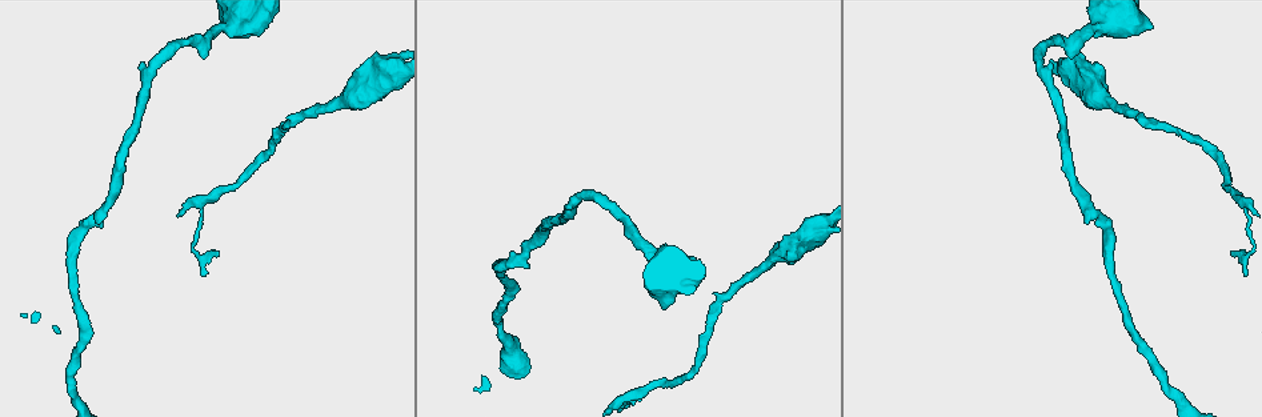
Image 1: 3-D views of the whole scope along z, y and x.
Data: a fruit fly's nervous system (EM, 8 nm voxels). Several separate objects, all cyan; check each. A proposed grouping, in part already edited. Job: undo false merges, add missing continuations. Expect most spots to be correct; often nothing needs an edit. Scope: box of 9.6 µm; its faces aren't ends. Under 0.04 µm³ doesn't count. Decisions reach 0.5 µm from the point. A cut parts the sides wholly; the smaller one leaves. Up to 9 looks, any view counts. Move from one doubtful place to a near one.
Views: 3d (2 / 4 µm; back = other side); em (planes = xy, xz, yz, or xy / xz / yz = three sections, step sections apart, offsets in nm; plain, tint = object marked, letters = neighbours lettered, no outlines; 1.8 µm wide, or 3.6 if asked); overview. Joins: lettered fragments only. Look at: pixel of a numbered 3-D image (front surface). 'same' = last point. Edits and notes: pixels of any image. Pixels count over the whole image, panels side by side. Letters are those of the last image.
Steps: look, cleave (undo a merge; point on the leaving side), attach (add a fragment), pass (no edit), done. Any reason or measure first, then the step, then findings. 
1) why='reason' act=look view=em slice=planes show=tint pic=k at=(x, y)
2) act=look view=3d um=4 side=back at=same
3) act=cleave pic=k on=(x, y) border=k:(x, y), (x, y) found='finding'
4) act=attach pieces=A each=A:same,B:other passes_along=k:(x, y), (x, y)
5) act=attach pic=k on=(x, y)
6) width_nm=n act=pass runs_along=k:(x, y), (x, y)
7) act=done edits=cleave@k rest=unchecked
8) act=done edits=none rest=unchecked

why='sudden change in width' act=look view=em um=3.6 slice=xy step=16 show=tint pic=1 at=(232, 26)

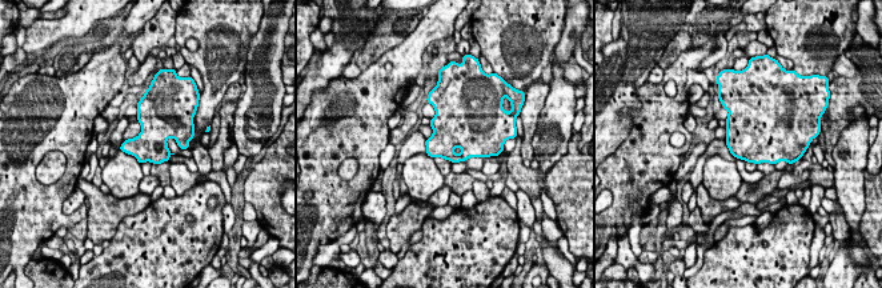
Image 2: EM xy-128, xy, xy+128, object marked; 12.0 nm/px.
why='cut it another way' act=look view=em um=3.6 slice=planes show=letters at=same

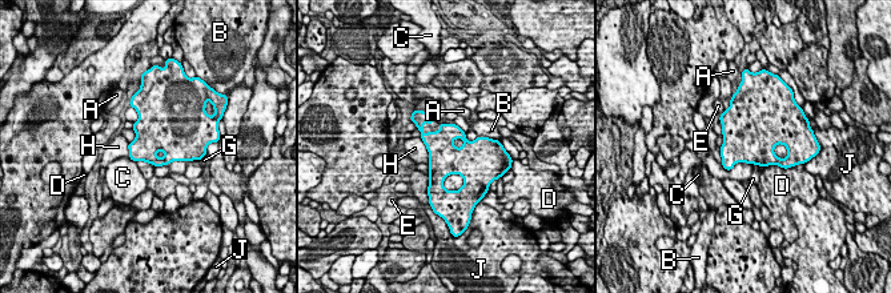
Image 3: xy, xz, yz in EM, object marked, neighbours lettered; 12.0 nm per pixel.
act=pass each=A:other,B:other,C:other,D:other,E:other,G:other,H:other,J:other border=3:(420, 136), (428, 152), (429, 163) found='continuous, no second neuron'

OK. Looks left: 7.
why='thick turns thin' act=look view=3d um=2 pic=1 at=(350, 100)

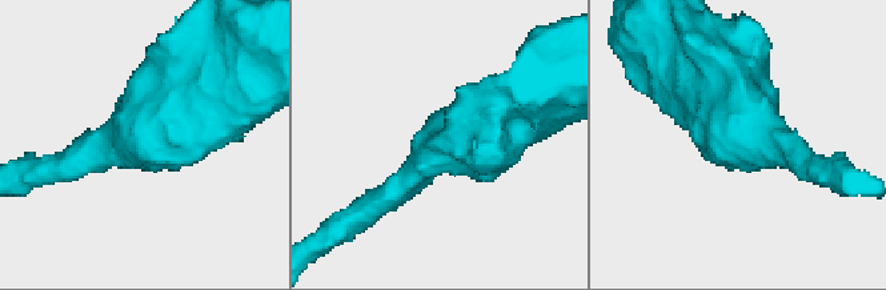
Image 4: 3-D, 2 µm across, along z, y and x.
arm_widths_nm=200,480 why='now the EM' act=look view=em slice=planes show=tint pic=4 at=(753, 139)

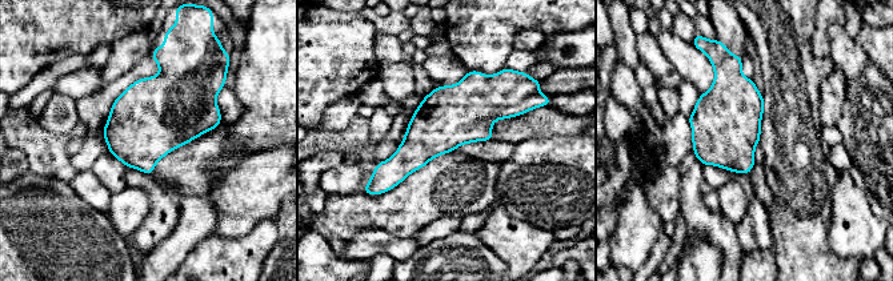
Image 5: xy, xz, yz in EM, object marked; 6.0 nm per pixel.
act=look view=em slice=planes show=letters at=same

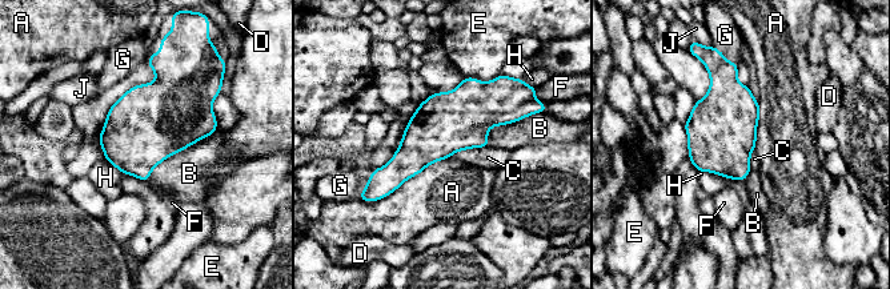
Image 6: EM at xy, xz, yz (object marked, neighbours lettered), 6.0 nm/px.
act=pass each=A:other,B:other,C:other,D:other,E:other,F:other,G:other,H:other,J:other border=6:(488, 145), (460, 149), (449, 157) found='continuous, no second neuron'

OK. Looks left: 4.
act=look view=3d um=4 pic=1 at=(204, 272)

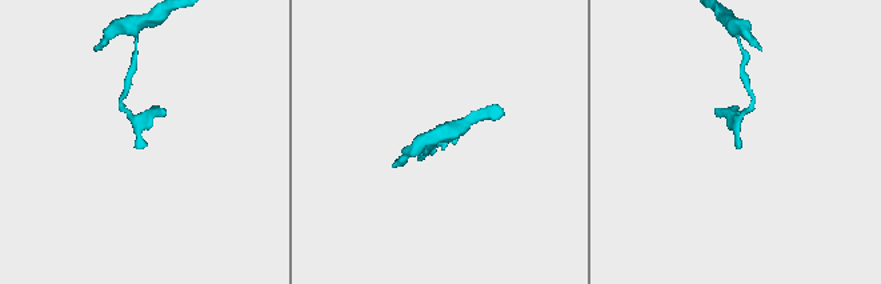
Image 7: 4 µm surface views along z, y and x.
act=look view=em slice=planes show=letters pic=7 at=(438, 144)

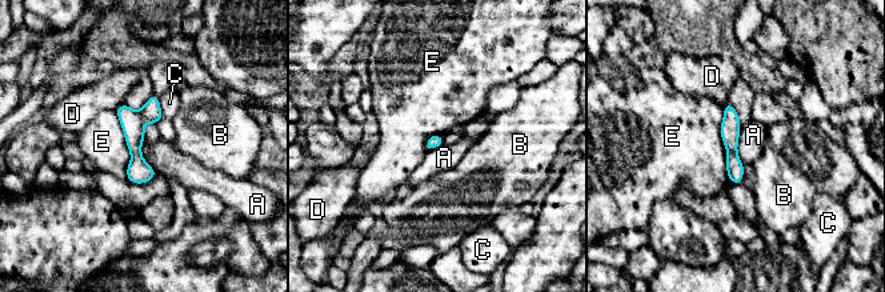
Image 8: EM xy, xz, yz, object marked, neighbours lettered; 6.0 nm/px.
longest_contact=E:440nm act=pass each=A:other,B:other,C:other,D:other,E:other border=8:(740, 127), (737, 156), (744, 166) found='none of them fits'

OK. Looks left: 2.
why='calibre changes' act=look view=em slice=planes show=plain pic=1 at=(75, 405)

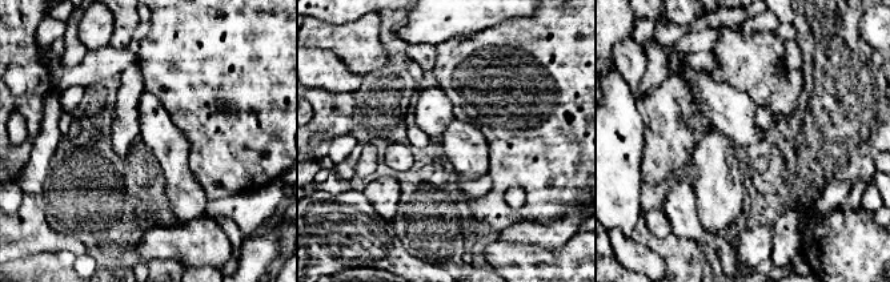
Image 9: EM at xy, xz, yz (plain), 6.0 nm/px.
why='see the neighbours' act=look view=em slice=planes show=letters at=same

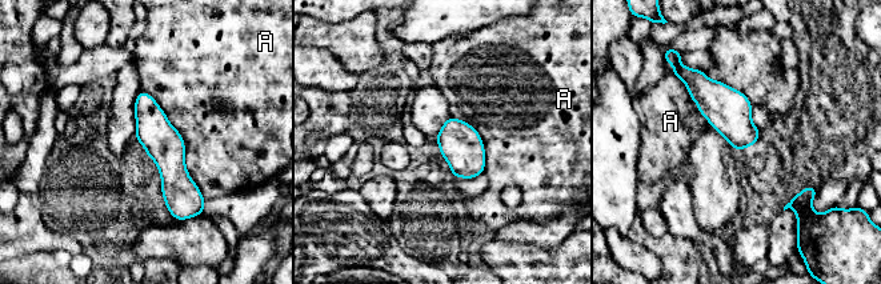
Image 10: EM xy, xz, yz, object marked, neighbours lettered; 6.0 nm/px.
act=pass each=A:other border=10:(141, 90), (179, 132), (205, 200) found='one neuron here'

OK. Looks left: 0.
act=done edits=none rest=unchecked

